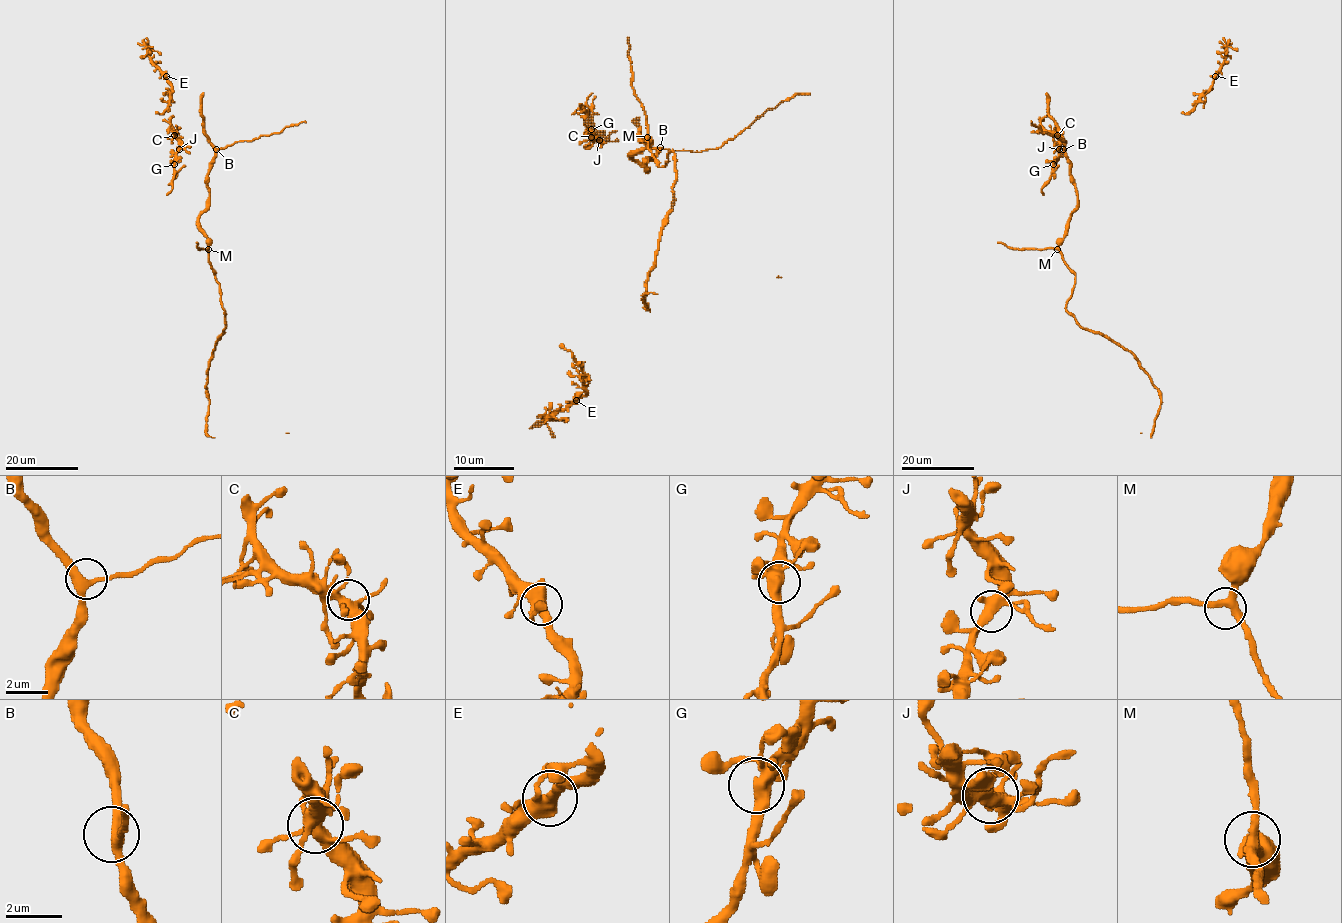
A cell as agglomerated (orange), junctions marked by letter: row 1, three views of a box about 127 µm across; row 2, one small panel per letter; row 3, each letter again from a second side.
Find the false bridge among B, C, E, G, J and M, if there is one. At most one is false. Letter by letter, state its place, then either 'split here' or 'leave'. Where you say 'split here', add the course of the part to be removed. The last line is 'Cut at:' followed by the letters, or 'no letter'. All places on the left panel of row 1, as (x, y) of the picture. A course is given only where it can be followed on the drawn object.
B: (216, 149) | leave
C: (174, 135) | leave
E: (166, 76) | leave
G: (174, 164) | leave
J: (179, 149) | leave
M: (208, 249) | leave
Cut at: no letter

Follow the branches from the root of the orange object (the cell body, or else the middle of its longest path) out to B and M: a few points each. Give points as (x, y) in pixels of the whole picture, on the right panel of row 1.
B: (1069, 218), (1077, 206), (1077, 190), (1063, 149)
M: (1069, 218), (1068, 230), (1057, 249)

